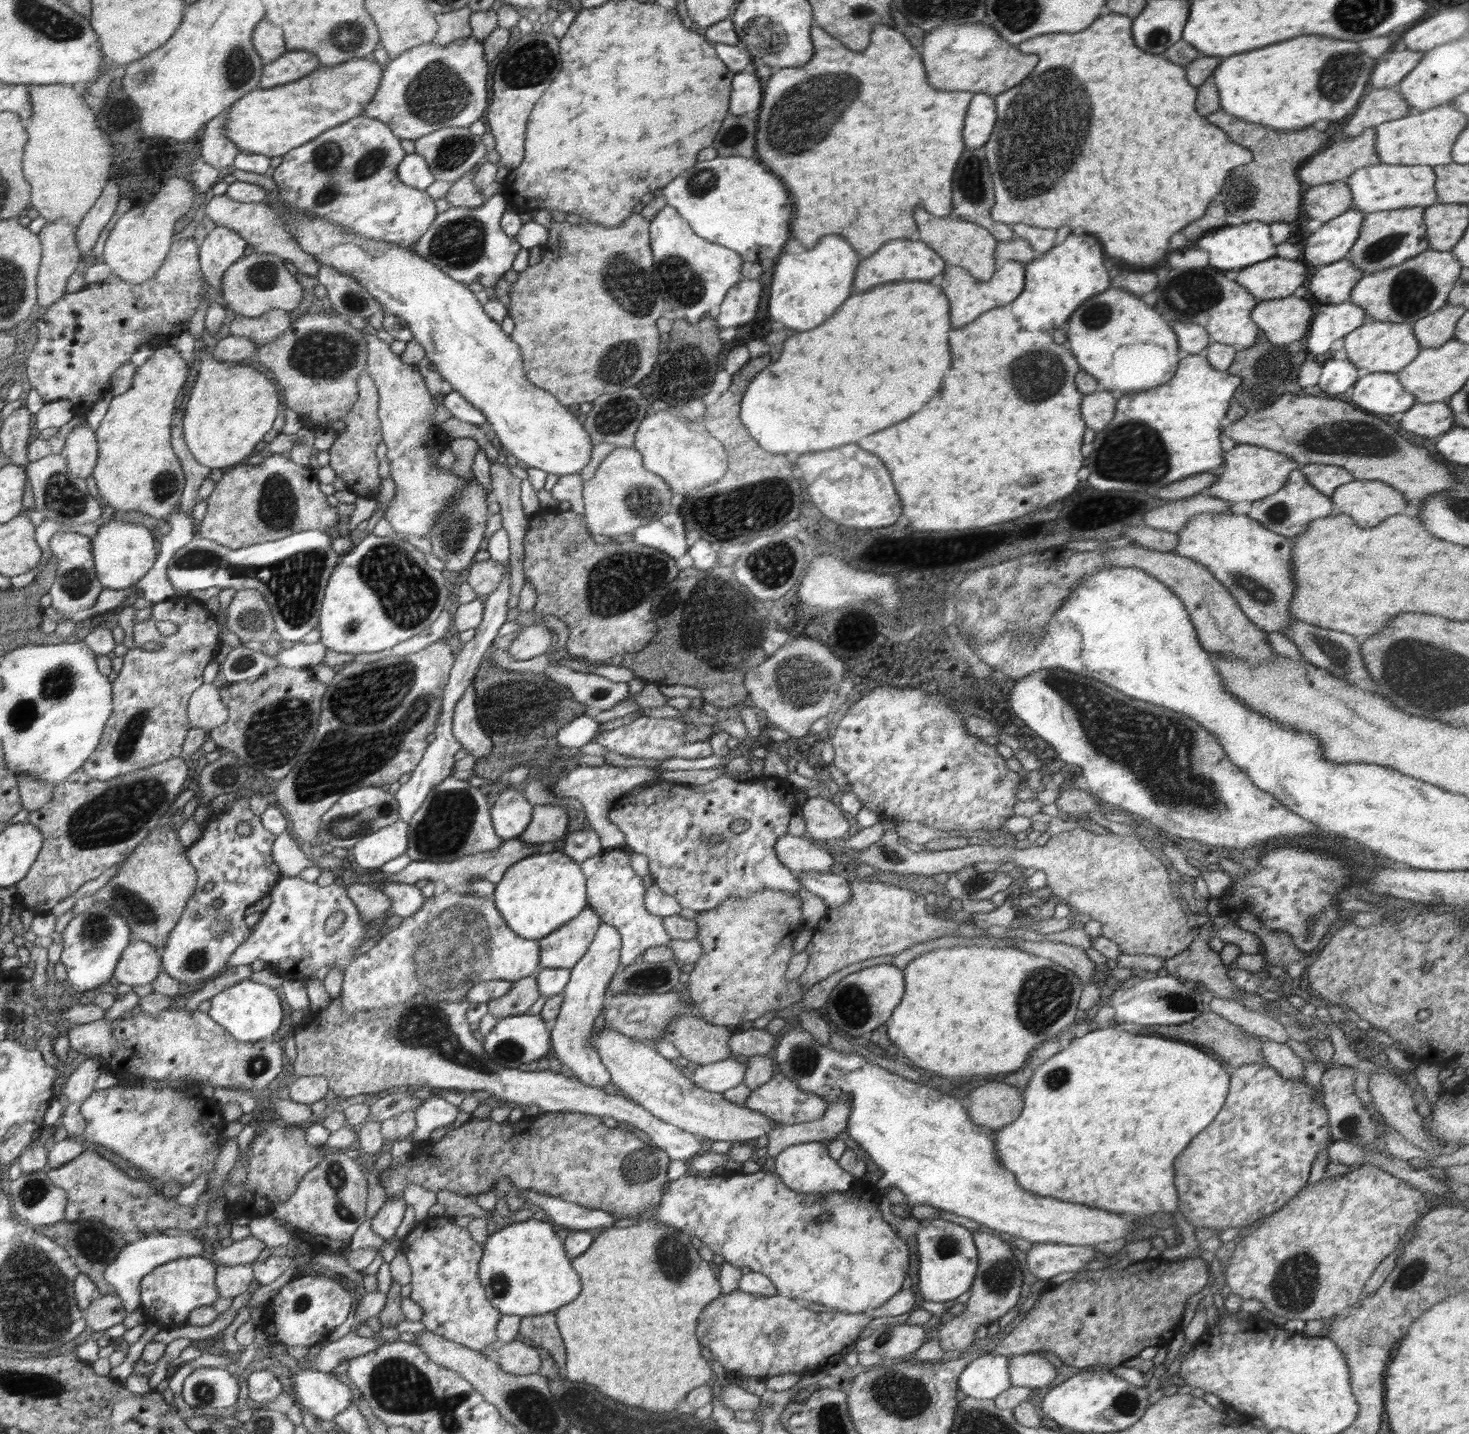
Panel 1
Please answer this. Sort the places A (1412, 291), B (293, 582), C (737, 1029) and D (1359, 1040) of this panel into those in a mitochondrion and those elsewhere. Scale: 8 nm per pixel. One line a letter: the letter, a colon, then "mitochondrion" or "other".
A: mitochondrion
B: mitochondrion
C: other
D: other

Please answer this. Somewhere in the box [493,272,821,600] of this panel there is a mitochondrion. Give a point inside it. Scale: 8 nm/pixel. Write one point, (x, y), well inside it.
(755, 508)

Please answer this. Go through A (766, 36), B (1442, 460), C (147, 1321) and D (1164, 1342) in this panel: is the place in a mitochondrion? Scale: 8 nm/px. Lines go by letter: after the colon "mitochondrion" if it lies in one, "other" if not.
A: mitochondrion
B: other
C: other
D: other

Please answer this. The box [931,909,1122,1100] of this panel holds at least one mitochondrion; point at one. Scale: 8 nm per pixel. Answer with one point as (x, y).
(1045, 993)

